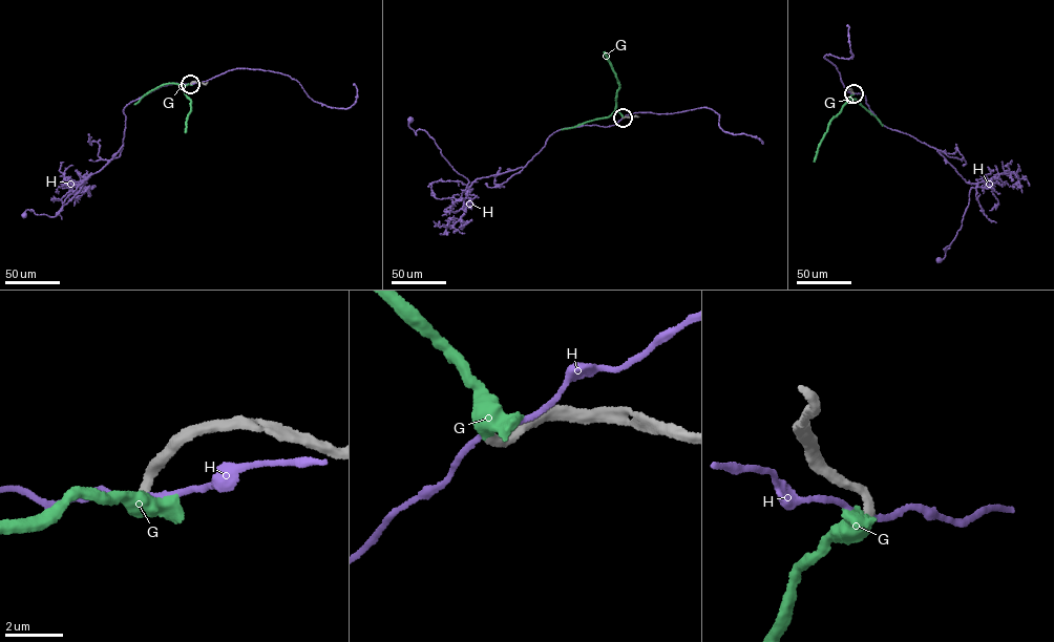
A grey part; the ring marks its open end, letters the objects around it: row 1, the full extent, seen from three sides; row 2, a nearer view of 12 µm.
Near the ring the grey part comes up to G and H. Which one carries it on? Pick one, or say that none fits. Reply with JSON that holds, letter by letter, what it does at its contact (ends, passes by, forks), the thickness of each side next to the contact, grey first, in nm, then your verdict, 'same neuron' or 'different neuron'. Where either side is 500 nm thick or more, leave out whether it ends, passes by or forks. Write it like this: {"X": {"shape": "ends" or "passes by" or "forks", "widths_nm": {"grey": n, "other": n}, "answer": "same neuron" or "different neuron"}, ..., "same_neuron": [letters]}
{"G": {"shape": "passes by", "widths_nm": {"grey": 360, "other": 440}, "answer": "same neuron"}, "H": {"shape": "passes by", "widths_nm": {"grey": 360, "other": 170}, "answer": "different neuron"}, "same_neuron": ["G"]}

